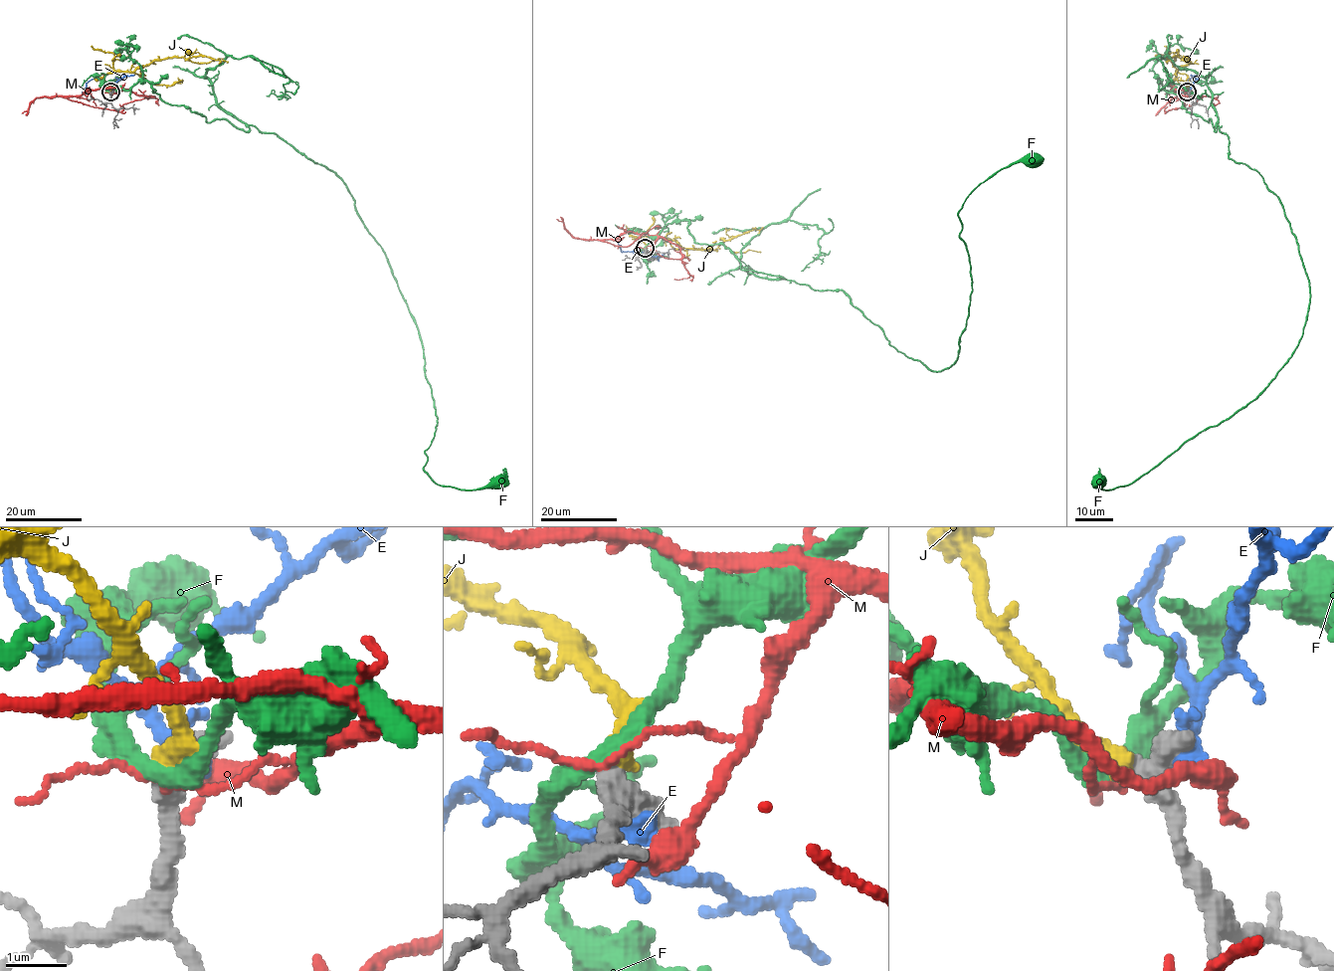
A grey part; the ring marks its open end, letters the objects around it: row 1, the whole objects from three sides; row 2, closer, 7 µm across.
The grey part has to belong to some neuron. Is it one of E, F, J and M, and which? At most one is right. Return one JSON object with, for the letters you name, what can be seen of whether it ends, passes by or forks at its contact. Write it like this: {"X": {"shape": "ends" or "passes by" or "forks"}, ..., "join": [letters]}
{"J": {"shape": "ends"}, "join": ["J"]}

